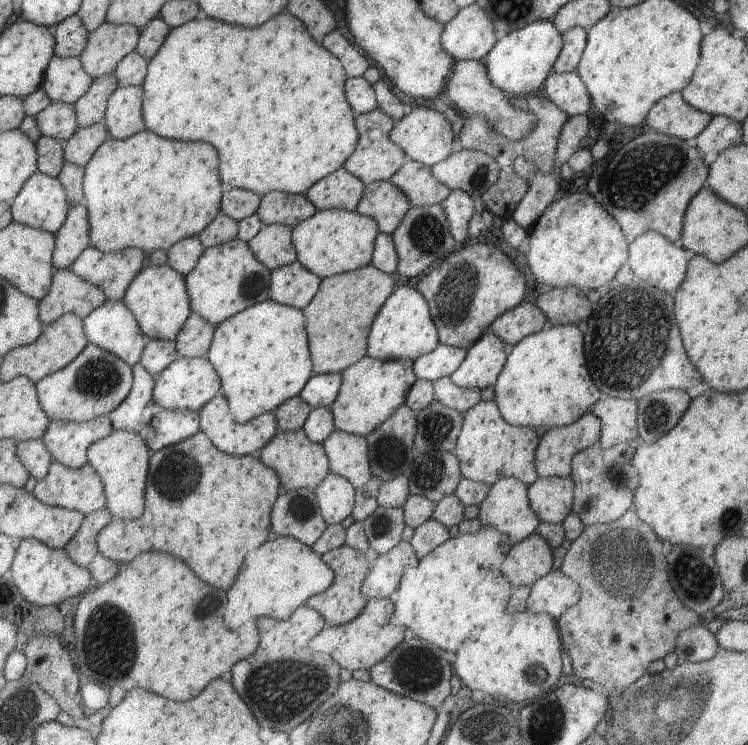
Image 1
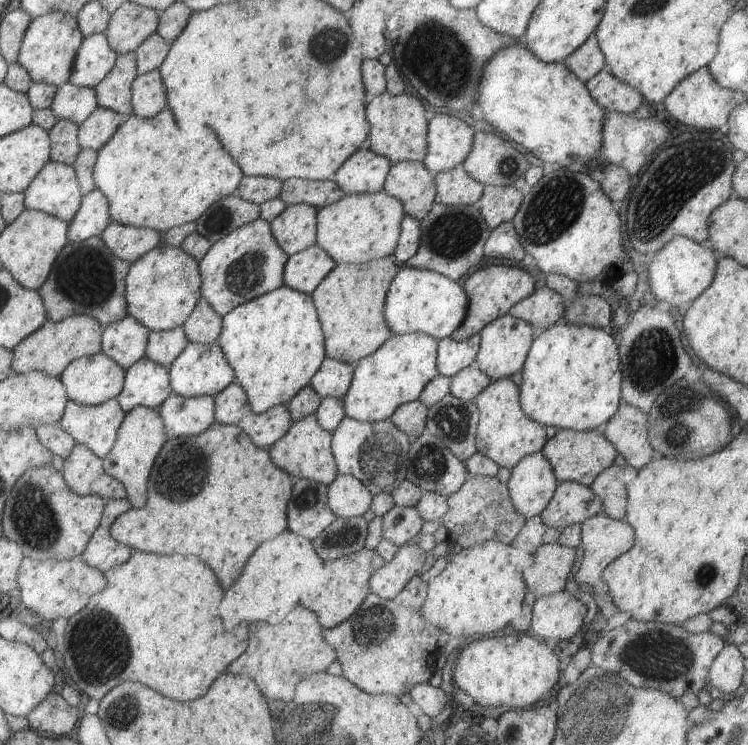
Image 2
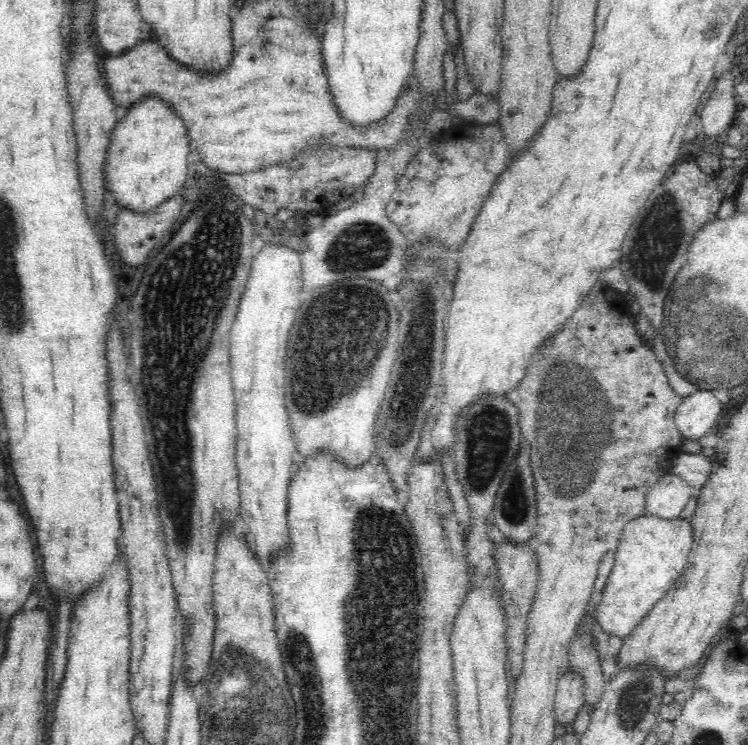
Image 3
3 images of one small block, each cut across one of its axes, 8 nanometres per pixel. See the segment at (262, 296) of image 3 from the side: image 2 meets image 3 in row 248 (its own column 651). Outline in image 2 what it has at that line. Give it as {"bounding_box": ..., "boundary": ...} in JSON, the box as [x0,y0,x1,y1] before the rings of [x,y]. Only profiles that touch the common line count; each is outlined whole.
{"bounding_box":[647,235,717,307],"boundary":[[[676,235],[655,253],[647,266],[647,283],[651,294],[657,301],[665,301],[671,307],[692,302],[713,281],[717,258],[717,254],[707,244],[695,243]]]}

